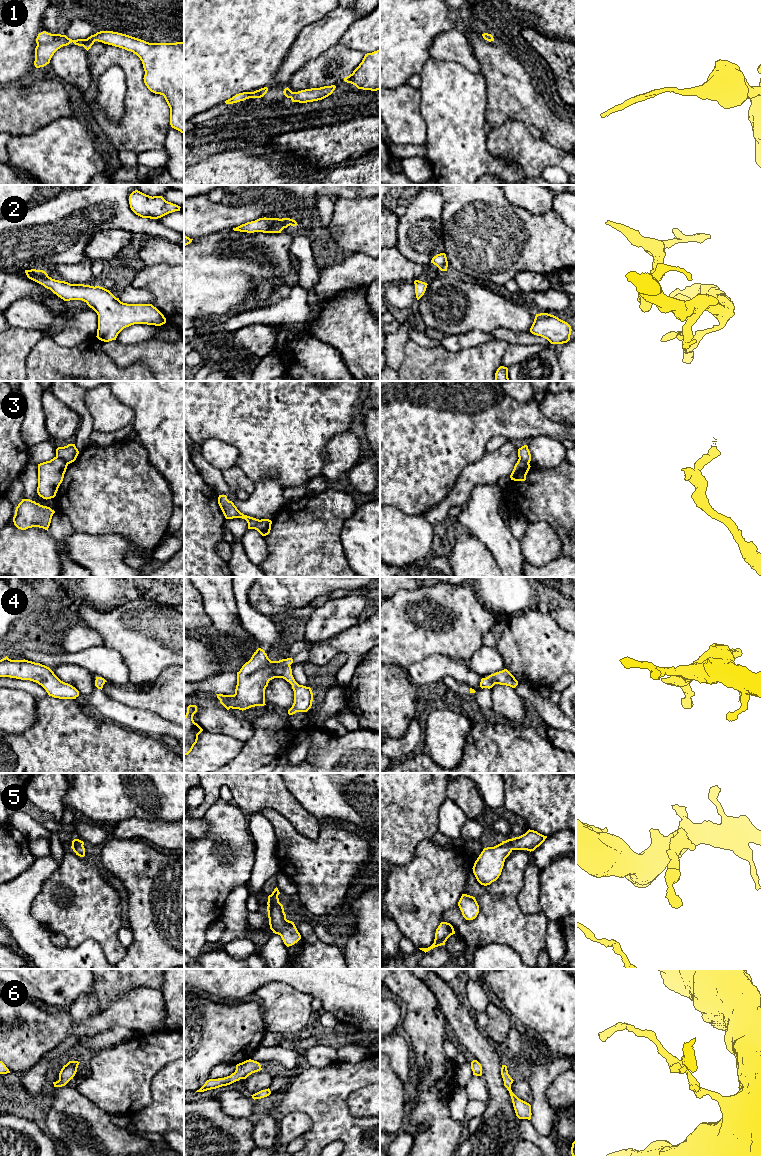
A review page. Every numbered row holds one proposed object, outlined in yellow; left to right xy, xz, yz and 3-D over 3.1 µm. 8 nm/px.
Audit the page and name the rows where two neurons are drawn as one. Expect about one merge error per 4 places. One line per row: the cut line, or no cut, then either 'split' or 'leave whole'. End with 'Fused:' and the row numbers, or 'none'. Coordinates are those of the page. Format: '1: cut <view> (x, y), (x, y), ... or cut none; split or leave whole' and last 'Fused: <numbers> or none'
1: cut none; leave whole
2: cut none; leave whole
3: cut xy (56, 455), (67, 464); split
4: cut none; leave whole
5: cut none; leave whole
6: cut none; leave whole
Fused: 3

